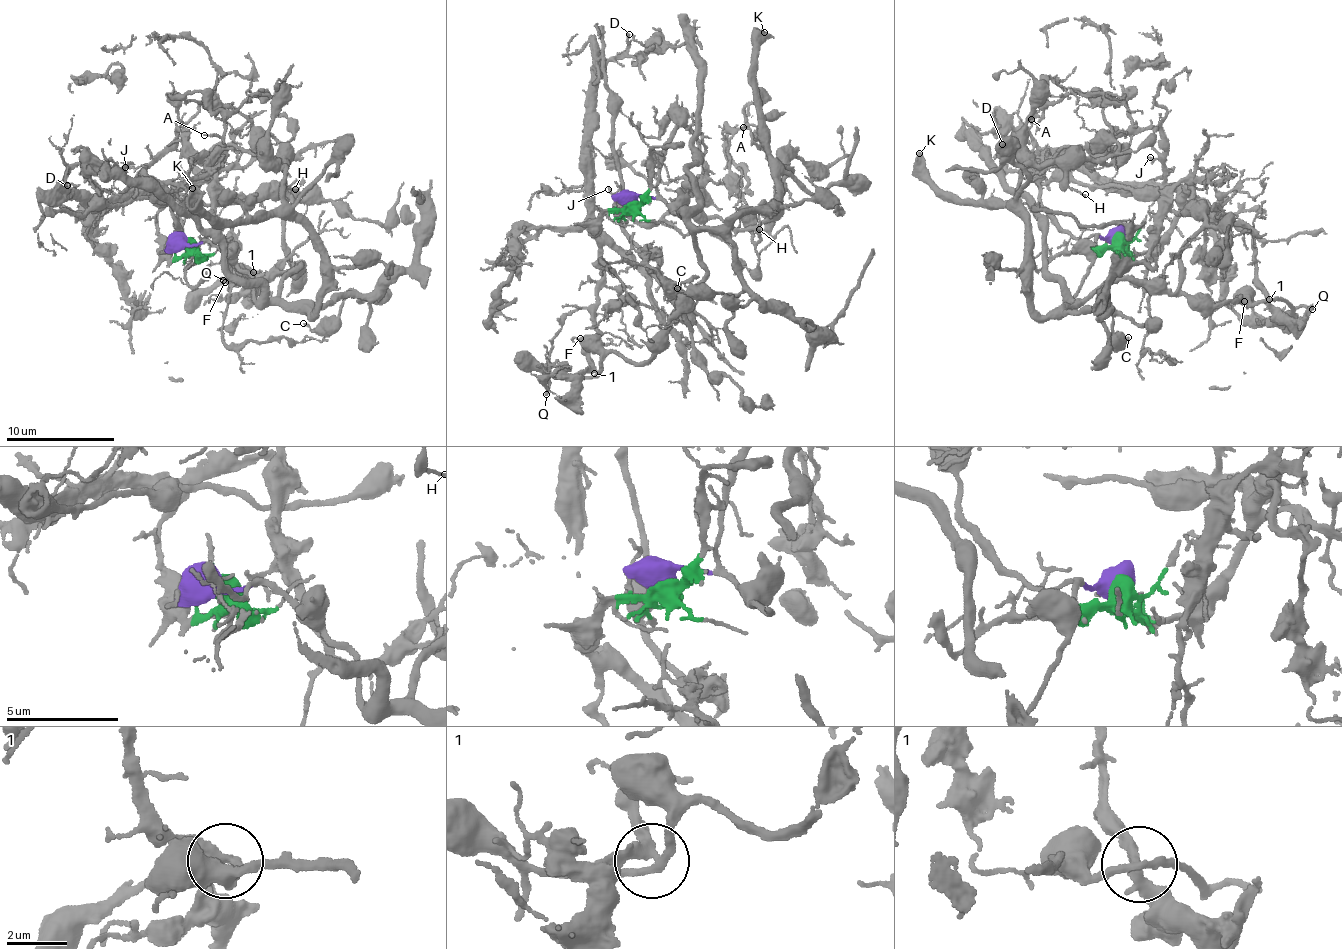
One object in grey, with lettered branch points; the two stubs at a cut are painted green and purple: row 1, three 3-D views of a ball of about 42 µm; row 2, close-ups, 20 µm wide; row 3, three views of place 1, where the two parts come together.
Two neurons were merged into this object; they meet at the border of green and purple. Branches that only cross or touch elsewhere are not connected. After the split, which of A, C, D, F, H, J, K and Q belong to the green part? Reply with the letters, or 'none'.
D, J

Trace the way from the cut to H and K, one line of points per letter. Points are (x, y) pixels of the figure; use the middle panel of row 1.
H: (635, 205), (637, 195), (666, 199), (698, 228), (726, 230), (783, 202), (786, 165), (759, 230)
K: (635, 205), (637, 195), (666, 199), (698, 228), (726, 230), (743, 213), (783, 201), (756, 67), (765, 32)

